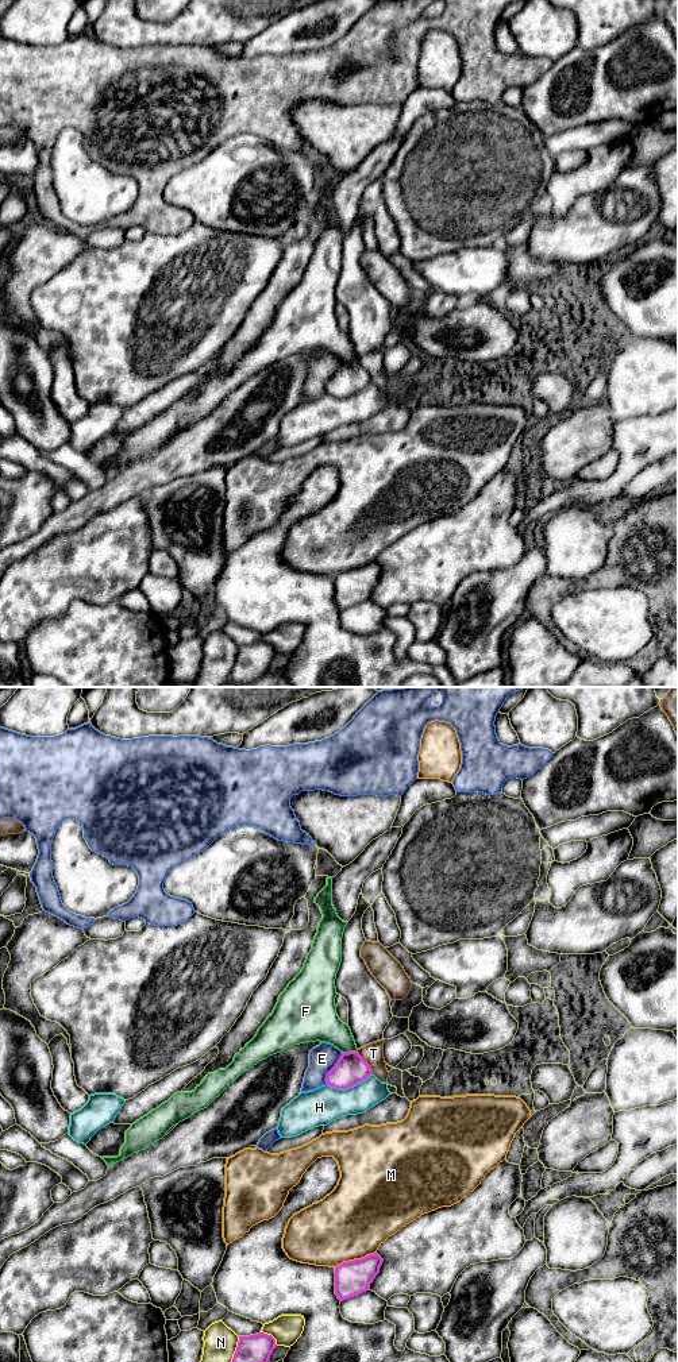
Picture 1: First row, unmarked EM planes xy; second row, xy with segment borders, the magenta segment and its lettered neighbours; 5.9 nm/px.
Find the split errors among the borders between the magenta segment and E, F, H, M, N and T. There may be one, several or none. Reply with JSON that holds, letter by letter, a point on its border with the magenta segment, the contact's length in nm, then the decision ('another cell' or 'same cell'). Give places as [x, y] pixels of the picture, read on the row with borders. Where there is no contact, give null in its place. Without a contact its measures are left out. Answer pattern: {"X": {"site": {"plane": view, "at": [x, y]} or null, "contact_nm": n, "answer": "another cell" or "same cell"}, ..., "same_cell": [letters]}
{"E": {"site": {"plane": "xy", "at": [332, 1068]}, "contact_nm": 220, "answer": "another cell"}, "F": {"site": {"plane": "xy", "at": [349, 1052]}, "contact_nm": 90, "answer": "another cell"}, "H": {"site": {"plane": "xy", "at": [347, 1087]}, "contact_nm": 280, "answer": "another cell"}, "M": {"site": {"plane": "xy", "at": [354, 1260]}, "contact_nm": 260, "answer": "another cell"}, "N": {"site": {"plane": "xy", "at": [237, 1349]}, "contact_nm": 160, "answer": "another cell"}, "T": {"site": {"plane": "xy", "at": [366, 1063]}, "contact_nm": 170, "answer": "another cell"}, "same_cell": []}

